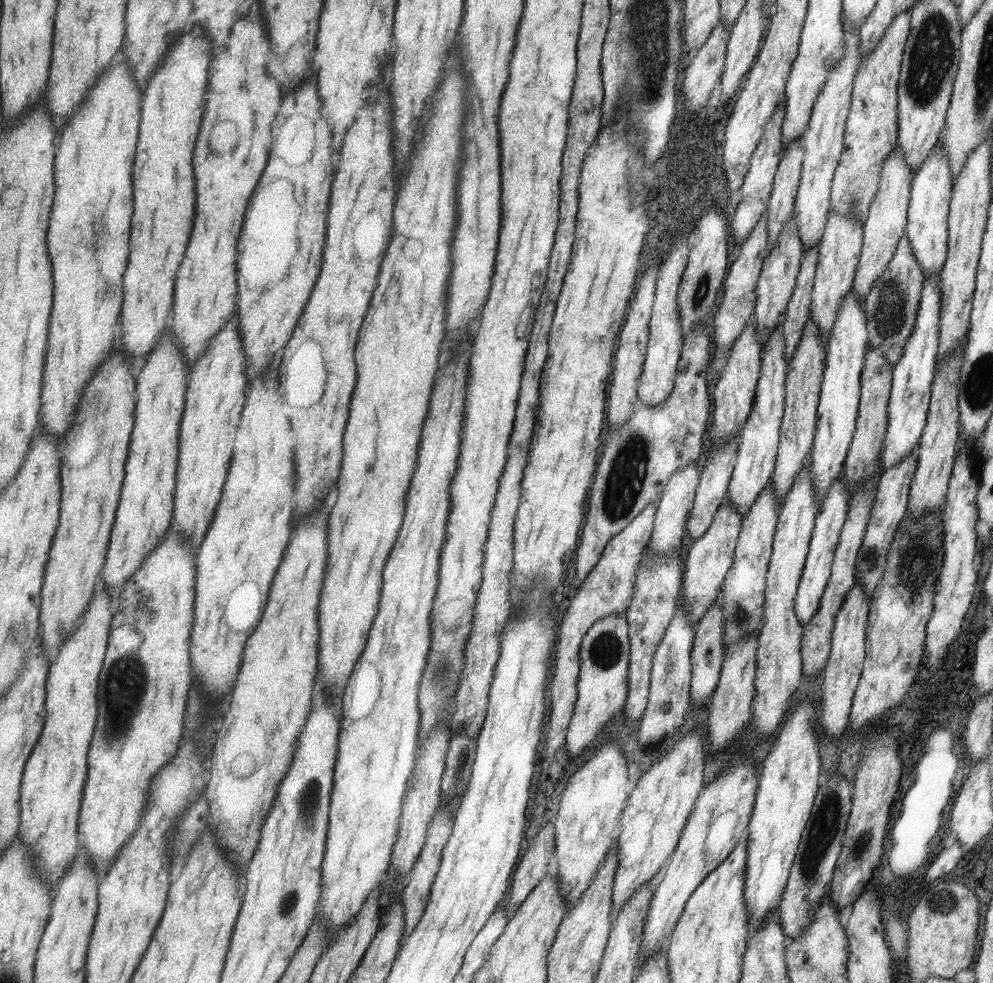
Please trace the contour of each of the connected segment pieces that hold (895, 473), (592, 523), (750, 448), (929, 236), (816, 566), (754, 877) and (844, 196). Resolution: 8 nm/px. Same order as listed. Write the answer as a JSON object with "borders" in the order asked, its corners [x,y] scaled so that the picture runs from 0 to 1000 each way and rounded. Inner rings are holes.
{"borders":[[[[920,459],[914,465],[911,465],[903,474],[897,475],[886,482],[880,501],[880,510],[874,523],[872,538],[868,545],[867,555],[860,572],[861,591],[866,595],[866,599],[872,608],[875,609],[875,612],[878,608],[878,602],[887,590],[899,544],[902,542],[906,529],[912,523],[915,491],[921,475],[922,461]]],[[[707,329],[690,343],[681,394],[671,408],[655,414],[644,406],[631,431],[621,439],[613,437],[613,450],[597,492],[593,527],[589,530],[580,566],[581,598],[585,598],[593,583],[604,573],[613,550],[627,541],[655,513],[664,513],[678,483],[702,470],[709,462],[708,450],[712,433],[716,433],[716,401],[714,389],[710,391],[716,368],[715,338],[716,335]]],[[[785,336],[777,338],[777,341],[769,350],[766,361],[765,389],[763,391],[761,410],[757,417],[757,422],[750,430],[747,444],[744,446],[745,456],[743,467],[739,476],[739,483],[732,510],[742,518],[742,521],[750,527],[755,521],[764,506],[766,499],[774,494],[776,478],[778,478],[778,468],[782,460],[782,444],[785,444],[784,429],[787,429],[787,417],[789,415],[789,387],[791,385],[791,367],[789,364],[789,343]]],[[[944,144],[918,179],[912,214],[912,231],[910,232],[911,242],[917,251],[922,268],[926,271],[931,285],[937,280],[944,280],[953,263],[954,219],[959,187],[960,182],[955,174],[955,164],[949,150]]],[[[847,485],[836,492],[831,507],[825,513],[825,523],[821,527],[818,537],[817,551],[814,553],[813,568],[810,570],[809,584],[806,586],[805,596],[802,600],[802,628],[807,635],[813,635],[822,625],[826,616],[826,606],[830,604],[831,595],[836,585],[836,576],[839,563],[851,529],[854,503],[852,502]]],[[[809,714],[801,718],[792,729],[791,737],[783,741],[782,749],[774,761],[768,777],[761,808],[761,818],[753,842],[753,883],[750,911],[756,950],[781,928],[789,915],[794,889],[804,865],[807,844],[815,832],[819,810],[823,806],[825,769],[823,755],[815,737],[819,726],[817,716]]],[[[915,13],[899,17],[889,37],[877,54],[867,59],[863,68],[854,117],[848,138],[848,154],[837,182],[834,211],[844,219],[860,219],[868,229],[874,212],[884,192],[889,164],[902,149],[904,122],[902,115],[902,90],[910,45],[915,35]]]]}

